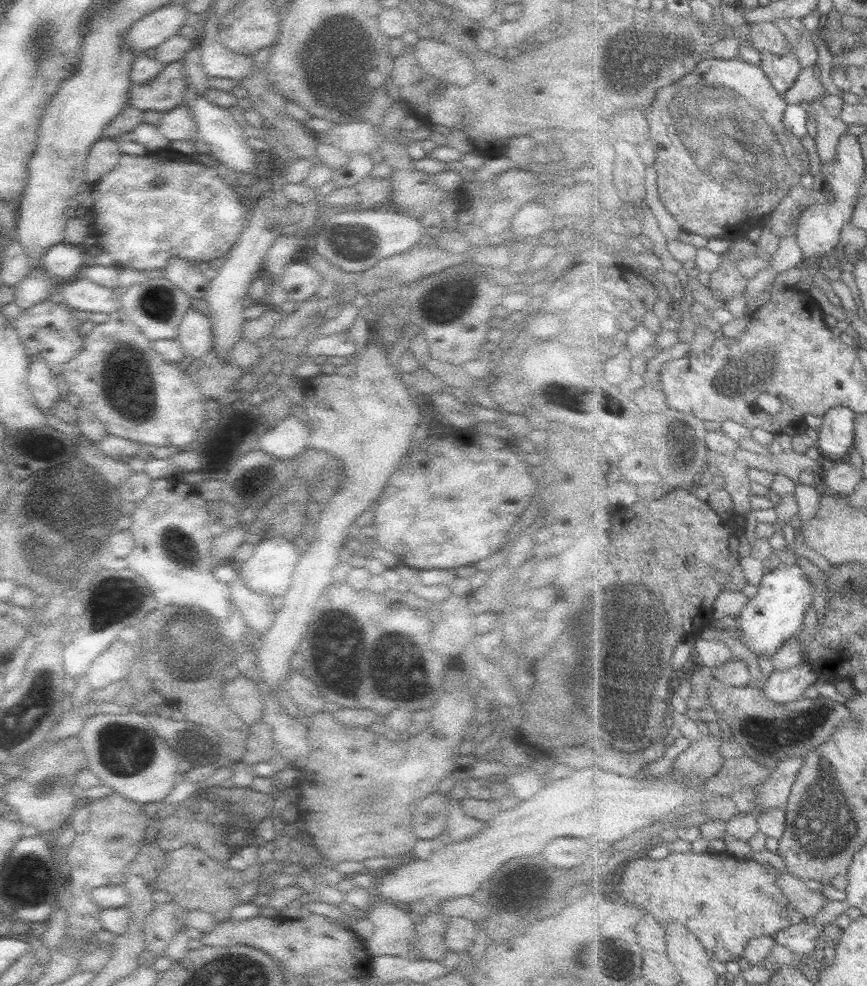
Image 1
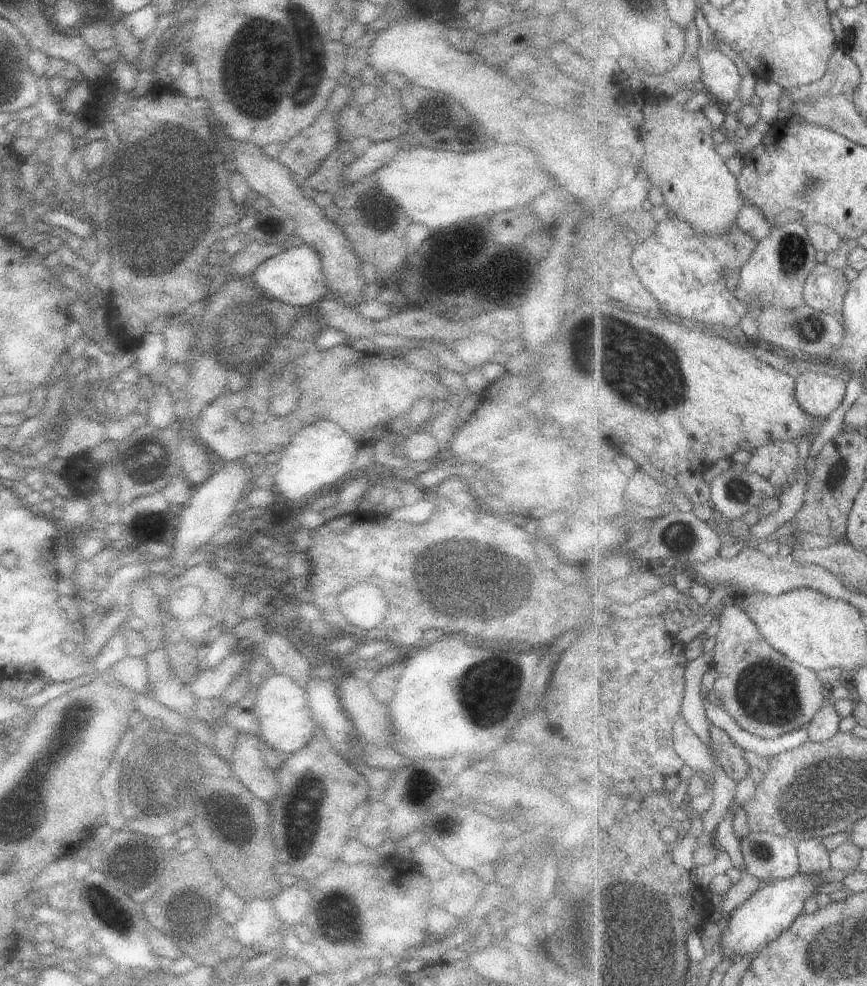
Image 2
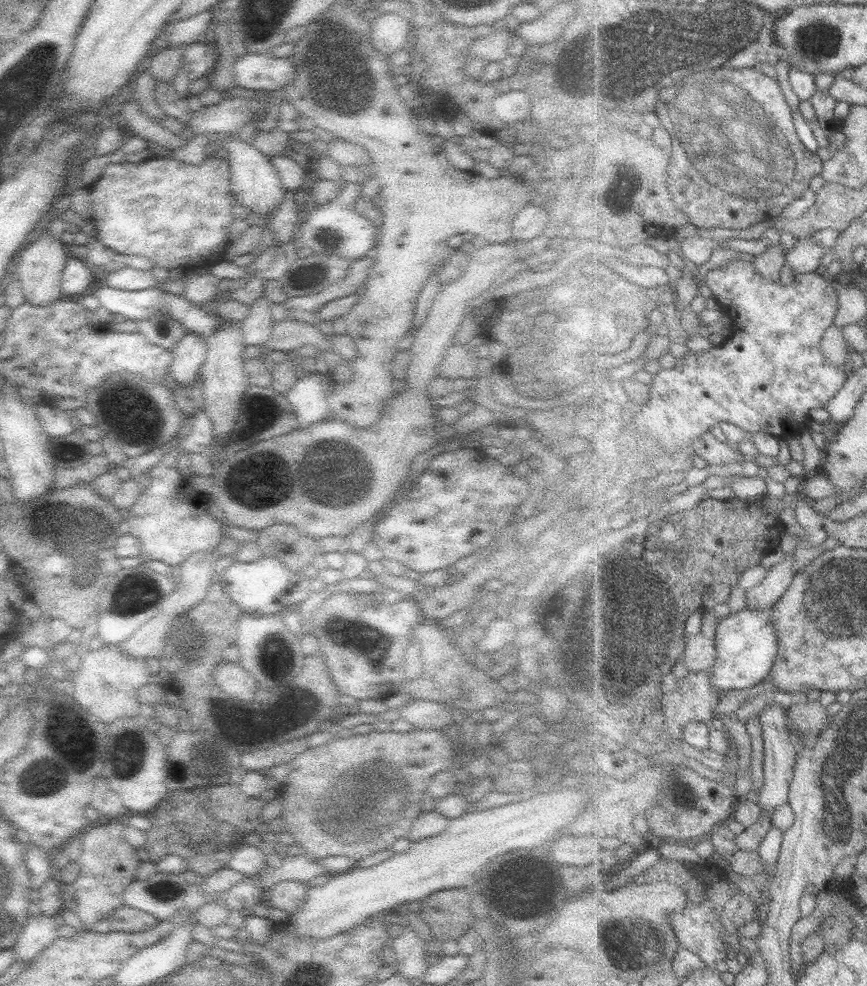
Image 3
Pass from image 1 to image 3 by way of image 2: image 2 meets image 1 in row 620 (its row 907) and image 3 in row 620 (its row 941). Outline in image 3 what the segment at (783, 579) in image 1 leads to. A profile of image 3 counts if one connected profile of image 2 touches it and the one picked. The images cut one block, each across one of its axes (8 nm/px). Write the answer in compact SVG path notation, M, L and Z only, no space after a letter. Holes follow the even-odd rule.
M745 607L719 620L715 634L717 662L712 671L713 683L719 693L754 688L769 677L779 654L771 611L772 608L751 610Z

